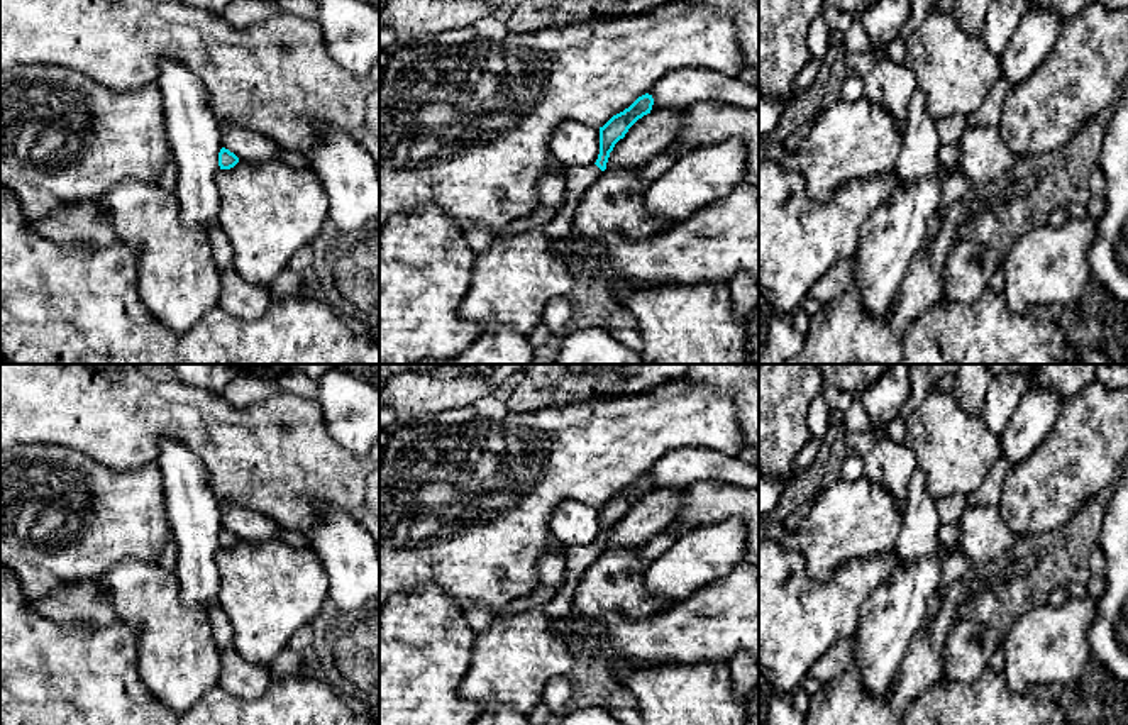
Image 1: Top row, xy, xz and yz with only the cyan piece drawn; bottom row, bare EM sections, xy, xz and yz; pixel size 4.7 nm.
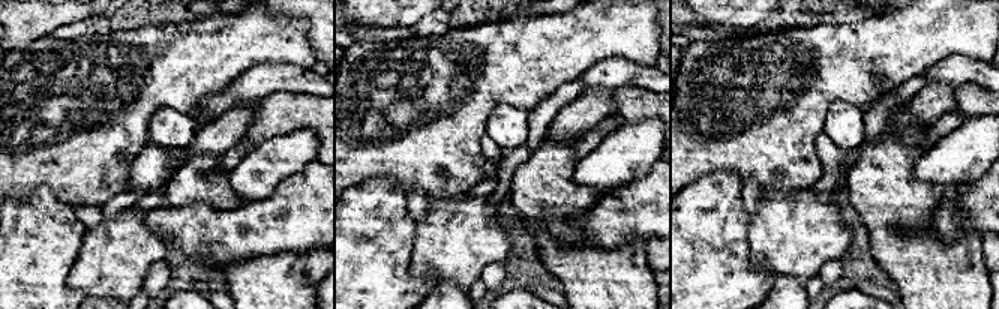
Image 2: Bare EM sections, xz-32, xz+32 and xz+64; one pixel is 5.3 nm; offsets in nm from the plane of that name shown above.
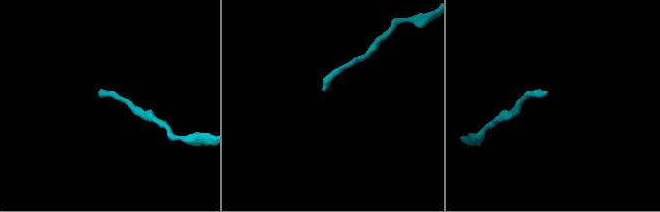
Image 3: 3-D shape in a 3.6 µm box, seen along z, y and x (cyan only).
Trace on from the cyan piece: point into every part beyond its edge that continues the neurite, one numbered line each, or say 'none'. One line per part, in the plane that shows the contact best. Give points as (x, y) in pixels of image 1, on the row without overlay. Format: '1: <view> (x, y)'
1: xz (578, 558)

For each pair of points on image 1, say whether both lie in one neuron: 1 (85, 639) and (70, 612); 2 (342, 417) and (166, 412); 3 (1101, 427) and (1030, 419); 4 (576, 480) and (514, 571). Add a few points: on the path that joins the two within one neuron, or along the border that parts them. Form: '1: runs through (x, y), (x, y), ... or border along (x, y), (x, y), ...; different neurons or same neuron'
1: border along (38, 615), (63, 624), (109, 625), (116, 622); different neurons
2: border along (317, 398), (326, 429), (348, 451); different neurons
3: border along (1064, 400), (1056, 426), (1030, 453); different neurons
4: runs through (551, 495), (514, 532), (514, 546); same neuron

